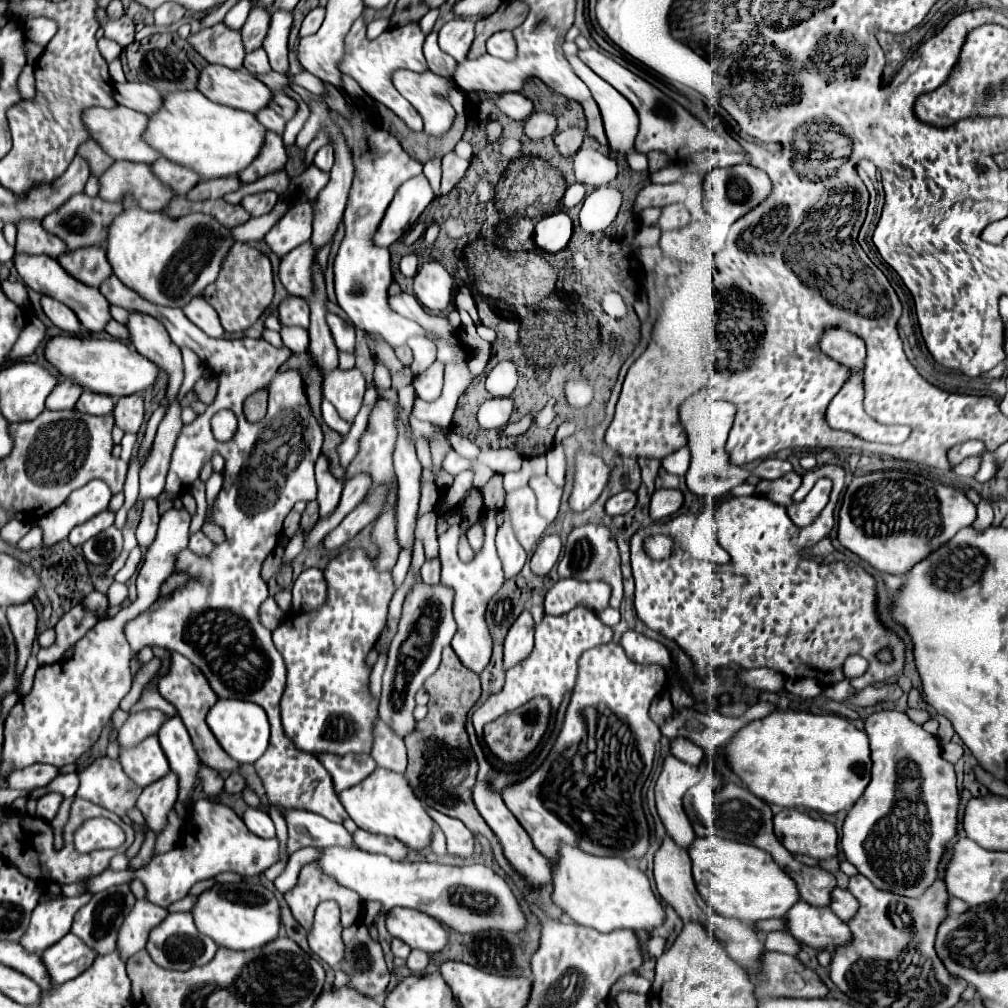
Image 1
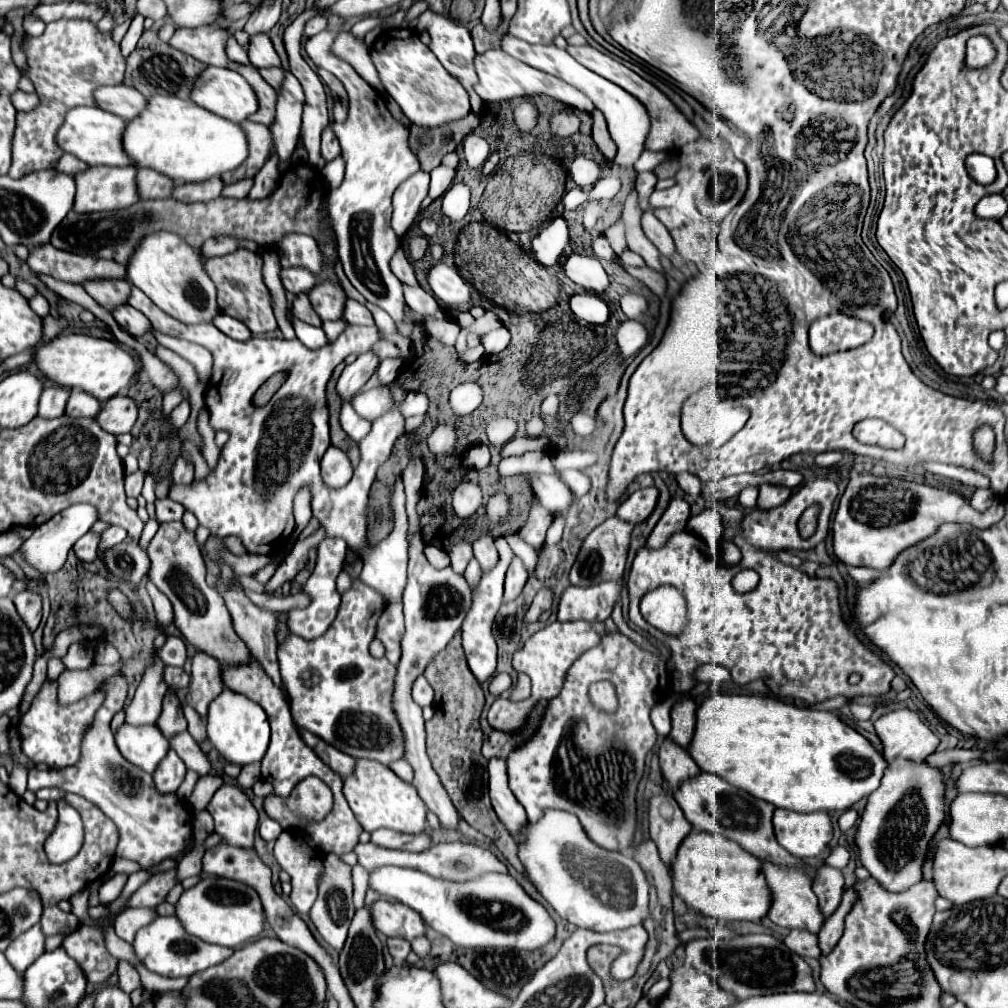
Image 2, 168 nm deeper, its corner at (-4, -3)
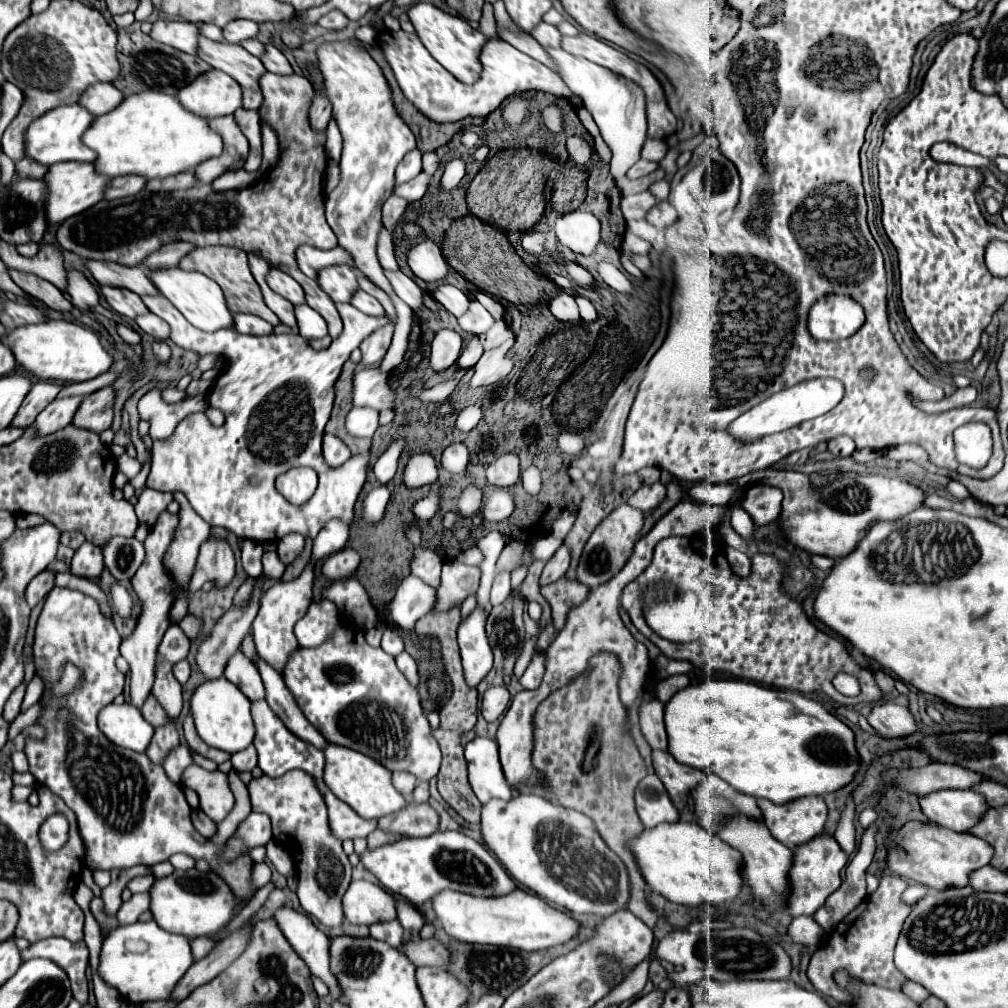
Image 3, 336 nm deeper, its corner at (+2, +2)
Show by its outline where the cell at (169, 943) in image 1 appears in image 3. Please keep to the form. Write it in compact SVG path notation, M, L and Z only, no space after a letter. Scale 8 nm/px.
M153 919L151 921L137 921L131 925L115 927L107 939L103 941L101 949L101 977L115 987L121 997L129 1003L145 1003L169 997L169 989L177 985L183 973L193 965L193 951L191 941L183 935L169 933L161 929Z

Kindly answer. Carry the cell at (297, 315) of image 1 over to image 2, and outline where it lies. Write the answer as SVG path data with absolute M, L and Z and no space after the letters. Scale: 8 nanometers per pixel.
M319 282L311 292L311 302L319 316L327 320L341 320L343 318L343 302L347 302L347 294L341 284L335 282Z

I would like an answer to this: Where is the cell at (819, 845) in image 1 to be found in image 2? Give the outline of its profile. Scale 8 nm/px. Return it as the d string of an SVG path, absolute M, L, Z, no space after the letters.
M775 808L773 826L777 842L795 858L821 854L833 838L833 824L827 812L799 814Z

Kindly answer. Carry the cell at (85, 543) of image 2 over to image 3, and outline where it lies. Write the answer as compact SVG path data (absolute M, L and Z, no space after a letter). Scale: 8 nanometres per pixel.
M85 541L73 555L71 573L81 577L99 577L101 571L103 571L103 551L97 545Z

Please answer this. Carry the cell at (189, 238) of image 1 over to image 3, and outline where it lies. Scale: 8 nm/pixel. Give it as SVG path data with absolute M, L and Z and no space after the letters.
M161 267L161 269L145 269L151 283L157 291L177 305L179 313L201 331L217 331L221 327L233 327L233 315L225 305L225 297L221 287L211 281L207 275L197 271L185 271L181 267Z

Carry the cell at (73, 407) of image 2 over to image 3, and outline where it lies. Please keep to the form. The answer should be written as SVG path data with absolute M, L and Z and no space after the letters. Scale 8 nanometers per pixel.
M73 395L73 397L63 397L63 399L49 403L49 407L43 409L39 413L37 421L33 423L37 427L37 433L47 435L47 433L53 433L53 431L69 425L73 421L73 413L77 413L83 399L85 397L81 397L81 395Z

